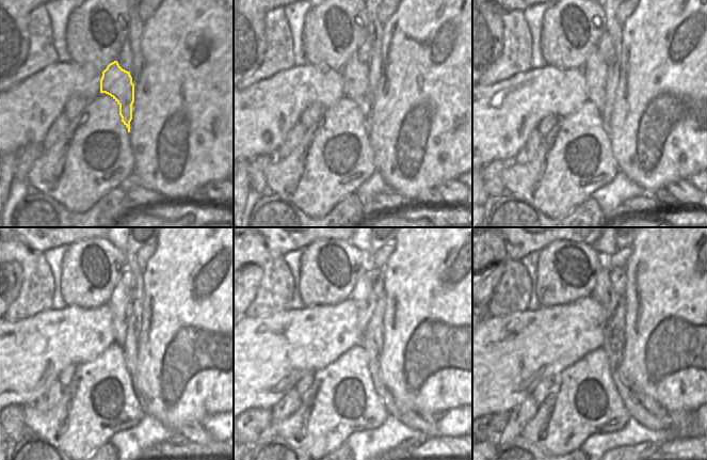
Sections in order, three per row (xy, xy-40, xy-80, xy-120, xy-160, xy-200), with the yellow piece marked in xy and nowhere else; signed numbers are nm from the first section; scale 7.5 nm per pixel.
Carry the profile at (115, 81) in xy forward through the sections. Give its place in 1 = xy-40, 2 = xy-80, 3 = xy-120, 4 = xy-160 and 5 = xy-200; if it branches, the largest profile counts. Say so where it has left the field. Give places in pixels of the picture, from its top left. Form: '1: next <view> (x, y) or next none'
1: next xy-40 (355, 74)
2: next xy-80 (595, 68)
3: next xy-120 (121, 304)
4: next xy-160 (364, 299)
5: next xy-200 (603, 291)

